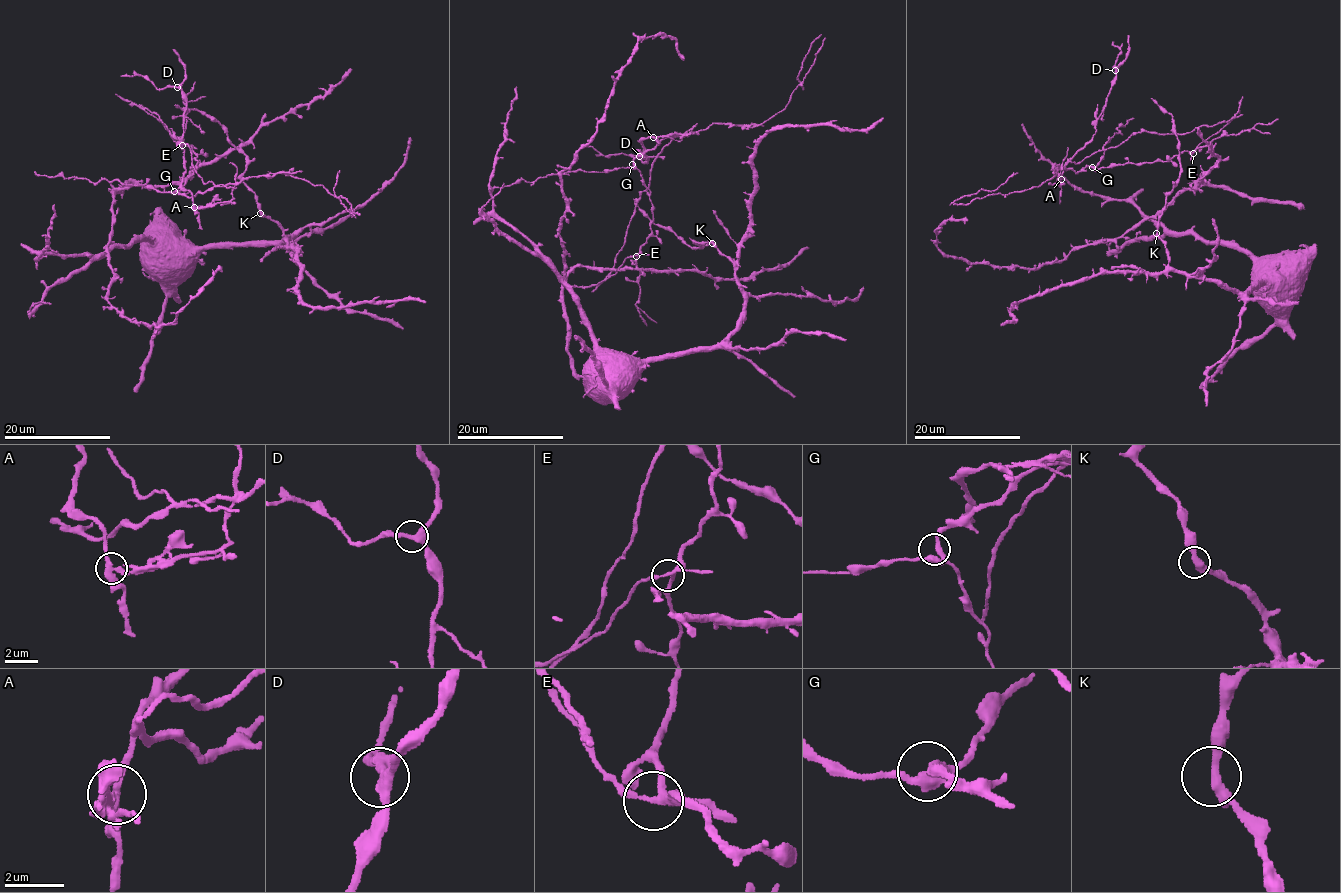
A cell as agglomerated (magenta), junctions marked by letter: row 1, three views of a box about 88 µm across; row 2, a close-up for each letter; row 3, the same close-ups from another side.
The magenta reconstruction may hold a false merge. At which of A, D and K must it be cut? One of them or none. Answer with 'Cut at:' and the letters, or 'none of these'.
Cut at: A

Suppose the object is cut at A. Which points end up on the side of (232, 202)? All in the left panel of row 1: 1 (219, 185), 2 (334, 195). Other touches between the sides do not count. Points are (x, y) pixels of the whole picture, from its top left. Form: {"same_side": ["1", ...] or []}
{"same_side": ["1", "2"]}

